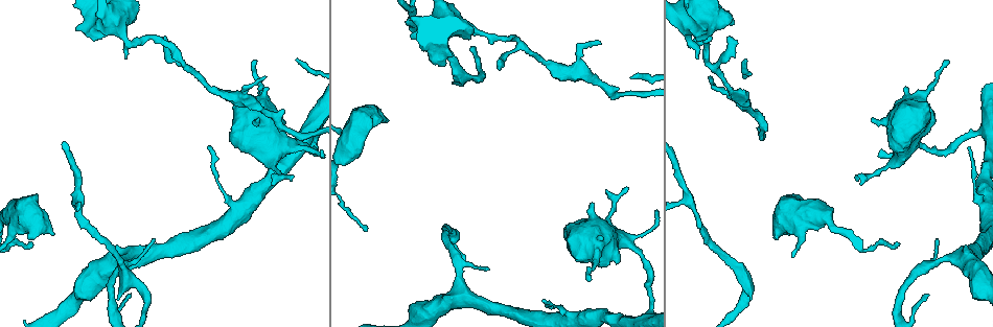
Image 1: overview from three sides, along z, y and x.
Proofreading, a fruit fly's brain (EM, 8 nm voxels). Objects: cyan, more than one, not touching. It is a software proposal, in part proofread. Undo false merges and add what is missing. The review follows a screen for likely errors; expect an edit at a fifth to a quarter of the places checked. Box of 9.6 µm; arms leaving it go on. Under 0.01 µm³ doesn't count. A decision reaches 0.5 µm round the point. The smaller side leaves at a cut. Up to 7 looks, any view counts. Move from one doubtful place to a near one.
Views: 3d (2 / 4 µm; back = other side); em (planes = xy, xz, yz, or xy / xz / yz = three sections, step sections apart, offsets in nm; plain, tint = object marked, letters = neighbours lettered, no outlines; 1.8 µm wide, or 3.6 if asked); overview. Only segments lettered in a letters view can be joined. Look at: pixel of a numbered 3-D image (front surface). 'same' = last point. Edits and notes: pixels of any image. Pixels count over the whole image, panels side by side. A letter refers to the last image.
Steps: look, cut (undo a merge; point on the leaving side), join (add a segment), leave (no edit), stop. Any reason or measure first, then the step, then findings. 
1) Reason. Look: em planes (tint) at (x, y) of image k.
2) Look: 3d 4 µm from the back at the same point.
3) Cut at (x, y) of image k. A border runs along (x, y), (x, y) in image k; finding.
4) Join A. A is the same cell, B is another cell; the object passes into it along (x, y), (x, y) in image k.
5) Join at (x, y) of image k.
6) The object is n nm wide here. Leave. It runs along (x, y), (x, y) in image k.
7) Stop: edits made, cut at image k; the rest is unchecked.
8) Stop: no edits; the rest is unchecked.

Look: 3d 4 µm at (709, 77) of image 1.

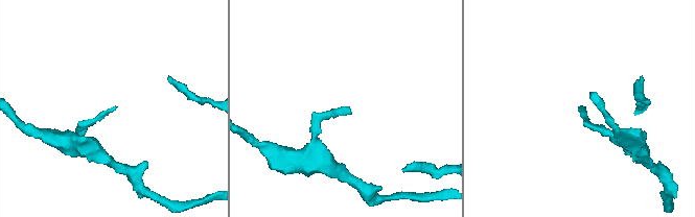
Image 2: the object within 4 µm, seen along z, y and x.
Need the tissue. Look: em 3.6 µm xy step 16 (letters) at (116, 107) of image 2.

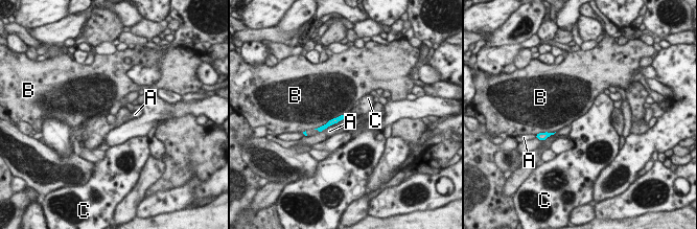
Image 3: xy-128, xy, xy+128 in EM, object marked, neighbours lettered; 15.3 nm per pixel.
Another direction. Look: em 3.6 µm planes (letters) at the same point.

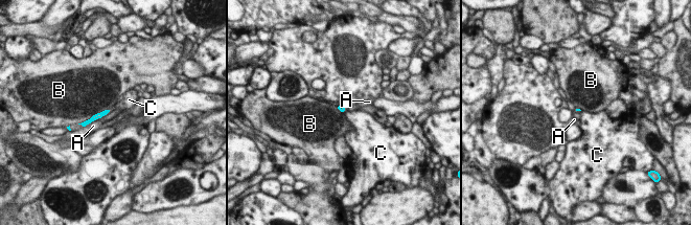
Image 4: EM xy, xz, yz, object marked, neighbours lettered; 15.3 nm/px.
Leave. A, B and C are other cells; none of them fits.

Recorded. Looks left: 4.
Look: em planes (letters) at (751, 298) of image 1.

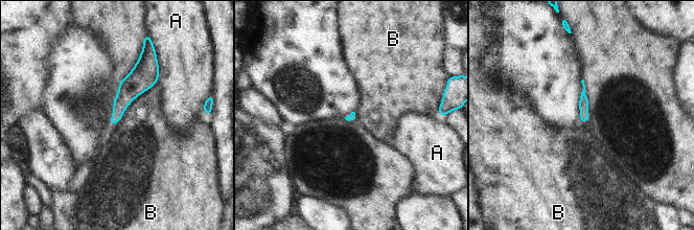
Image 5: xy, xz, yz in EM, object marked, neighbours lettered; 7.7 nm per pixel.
Leave. A and B are other cells; a border runs along (156, 82), (129, 105), (113, 127) in image 5; no lettered segment goes on from it.

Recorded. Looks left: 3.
Look: 3d 4 µm at (898, 242) of image 1.

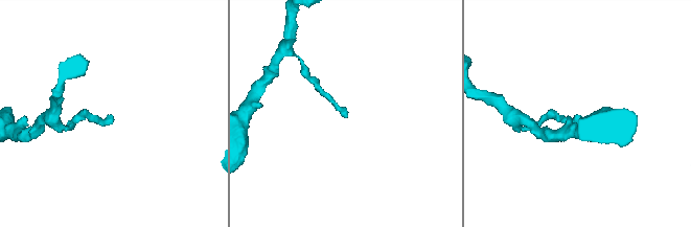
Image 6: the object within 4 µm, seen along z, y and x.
Now the EM. Look: em xy step 16 (tint) at (578, 118) of image 6.

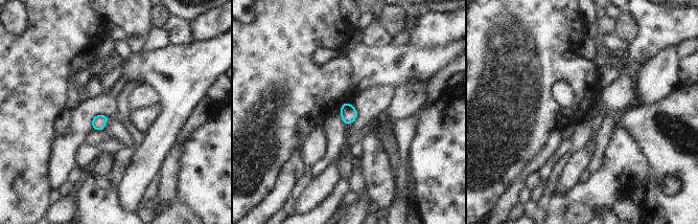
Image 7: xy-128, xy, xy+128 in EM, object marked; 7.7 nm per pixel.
Look: em xz step 8 (letters) at the same point.

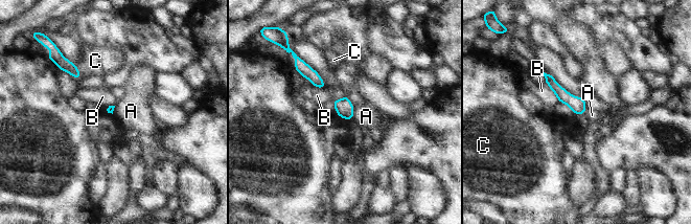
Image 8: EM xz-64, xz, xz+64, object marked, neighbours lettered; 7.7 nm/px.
Leave. A, B and C are other cells; a border runs along (353, 107), (353, 116), (350, 120) in image 8; none of them fits.

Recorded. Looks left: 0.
Stop: no edits; the rest is unchecked.

